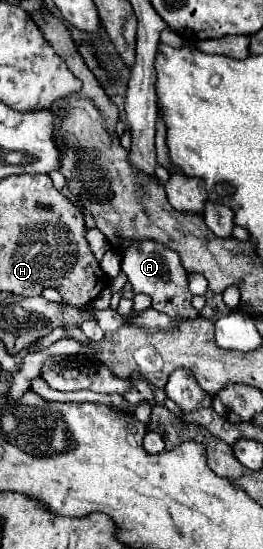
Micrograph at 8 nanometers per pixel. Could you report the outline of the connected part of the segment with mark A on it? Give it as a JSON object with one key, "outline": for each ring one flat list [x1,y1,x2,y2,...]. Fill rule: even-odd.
{"outline":[[133,240,131,246,123,252,121,268,127,274,133,292,149,294,151,306,159,312,165,312,169,316,185,316,185,318,197,318,199,312,191,306,191,292,187,290,187,274,181,266,177,254,155,240]]}

